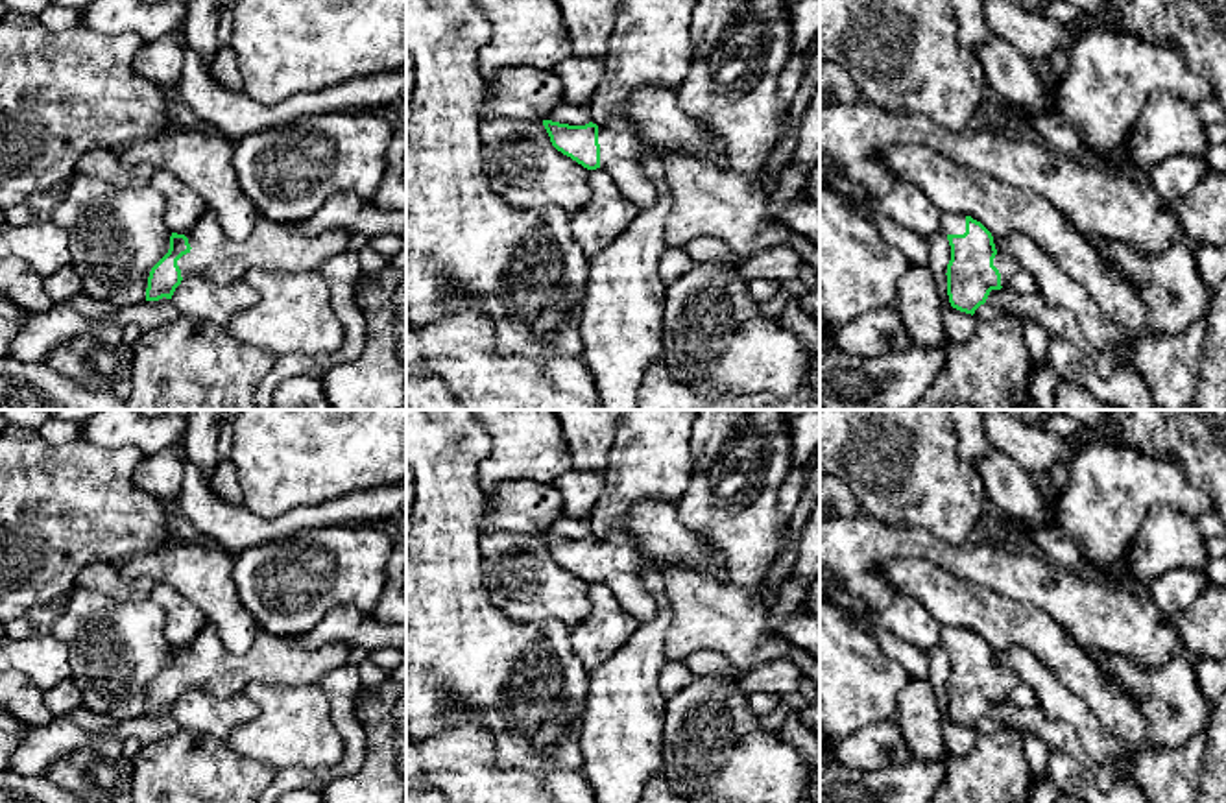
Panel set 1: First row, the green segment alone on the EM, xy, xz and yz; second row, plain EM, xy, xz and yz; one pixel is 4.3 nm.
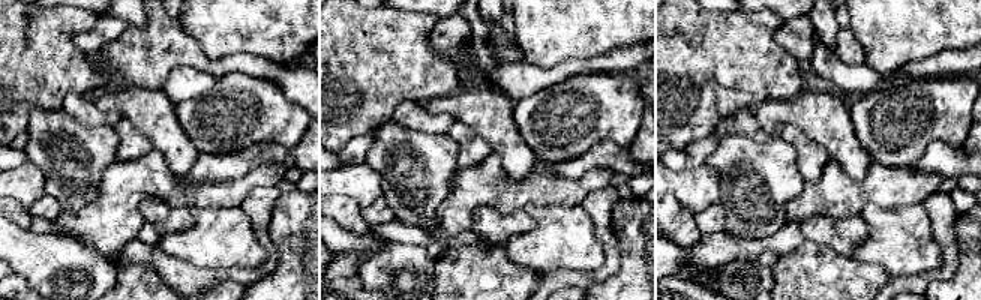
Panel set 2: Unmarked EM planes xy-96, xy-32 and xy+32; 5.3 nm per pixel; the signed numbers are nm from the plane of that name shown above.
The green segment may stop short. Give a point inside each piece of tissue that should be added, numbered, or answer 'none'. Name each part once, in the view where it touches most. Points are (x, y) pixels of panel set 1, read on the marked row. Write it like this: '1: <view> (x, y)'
1: xy (277, 248)

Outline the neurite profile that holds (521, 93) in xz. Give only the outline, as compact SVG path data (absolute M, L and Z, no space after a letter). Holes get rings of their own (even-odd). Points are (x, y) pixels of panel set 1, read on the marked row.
M526 65L499 70L486 83L480 120L547 120L565 103L563 81L554 70Z

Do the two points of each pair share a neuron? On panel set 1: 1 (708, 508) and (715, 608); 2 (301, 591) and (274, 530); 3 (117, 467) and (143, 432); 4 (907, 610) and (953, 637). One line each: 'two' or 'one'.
1: one
2: two
3: two
4: two

